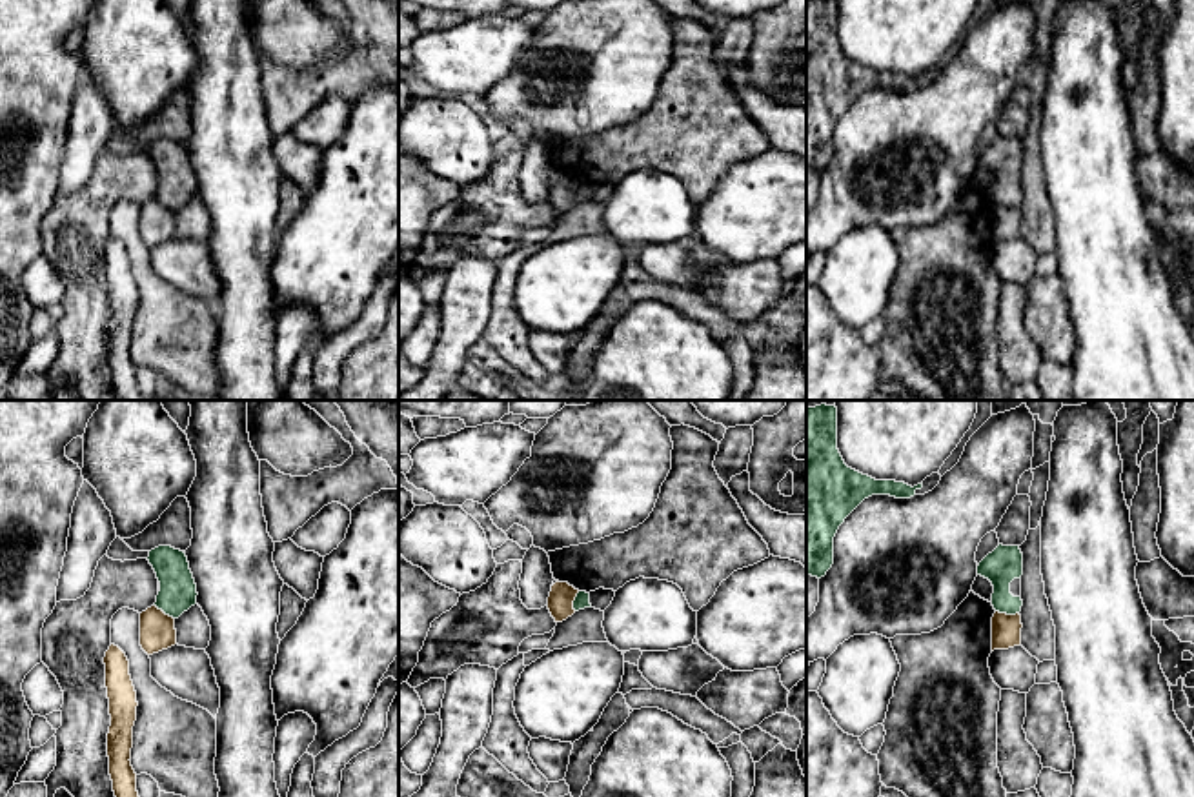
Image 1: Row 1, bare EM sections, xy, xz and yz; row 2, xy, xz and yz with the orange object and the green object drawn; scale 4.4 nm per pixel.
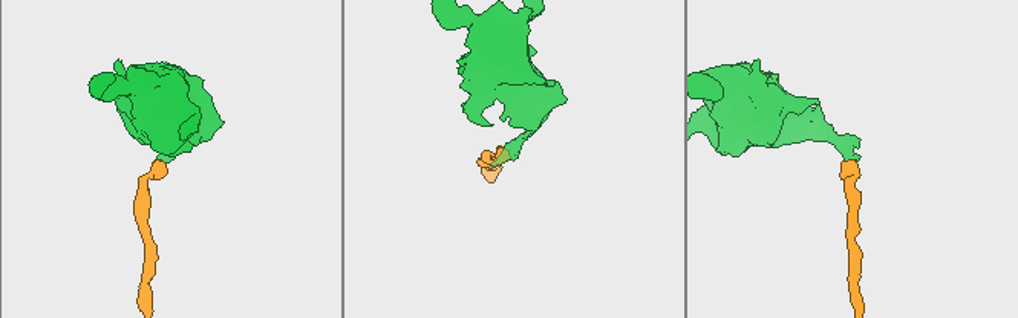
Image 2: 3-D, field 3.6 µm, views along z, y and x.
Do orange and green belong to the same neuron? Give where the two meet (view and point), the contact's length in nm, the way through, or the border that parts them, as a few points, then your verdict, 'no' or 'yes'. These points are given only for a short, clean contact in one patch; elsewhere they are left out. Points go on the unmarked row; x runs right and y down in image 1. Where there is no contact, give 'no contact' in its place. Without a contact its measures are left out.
yz (1005, 206) | 110 nm | along yz (996, 202), (1018, 206) | no

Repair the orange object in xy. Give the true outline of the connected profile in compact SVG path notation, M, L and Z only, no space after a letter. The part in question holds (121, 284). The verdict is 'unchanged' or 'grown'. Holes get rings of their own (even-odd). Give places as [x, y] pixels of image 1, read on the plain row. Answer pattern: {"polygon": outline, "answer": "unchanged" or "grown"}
{"polygon": "M111 237L104 249L111 318L107 326L109 368L116 393L124 400L146 400L137 384L131 358L133 318L137 313L137 284L126 246Z", "answer": "unchanged"}

